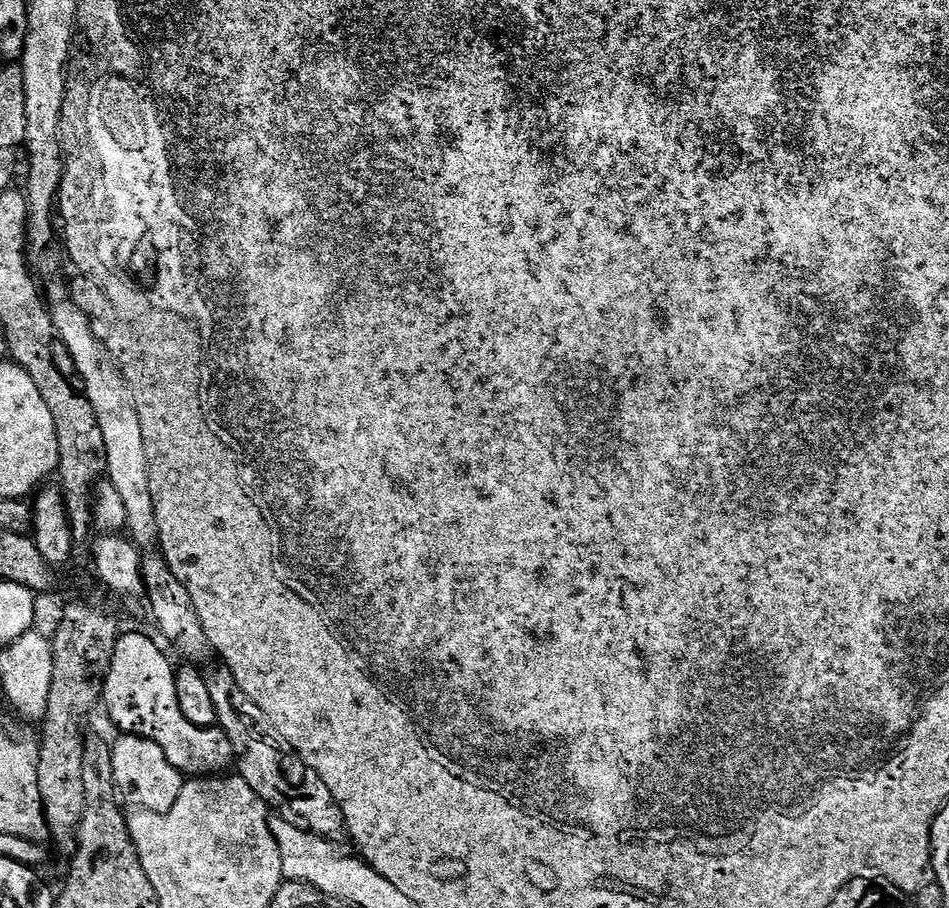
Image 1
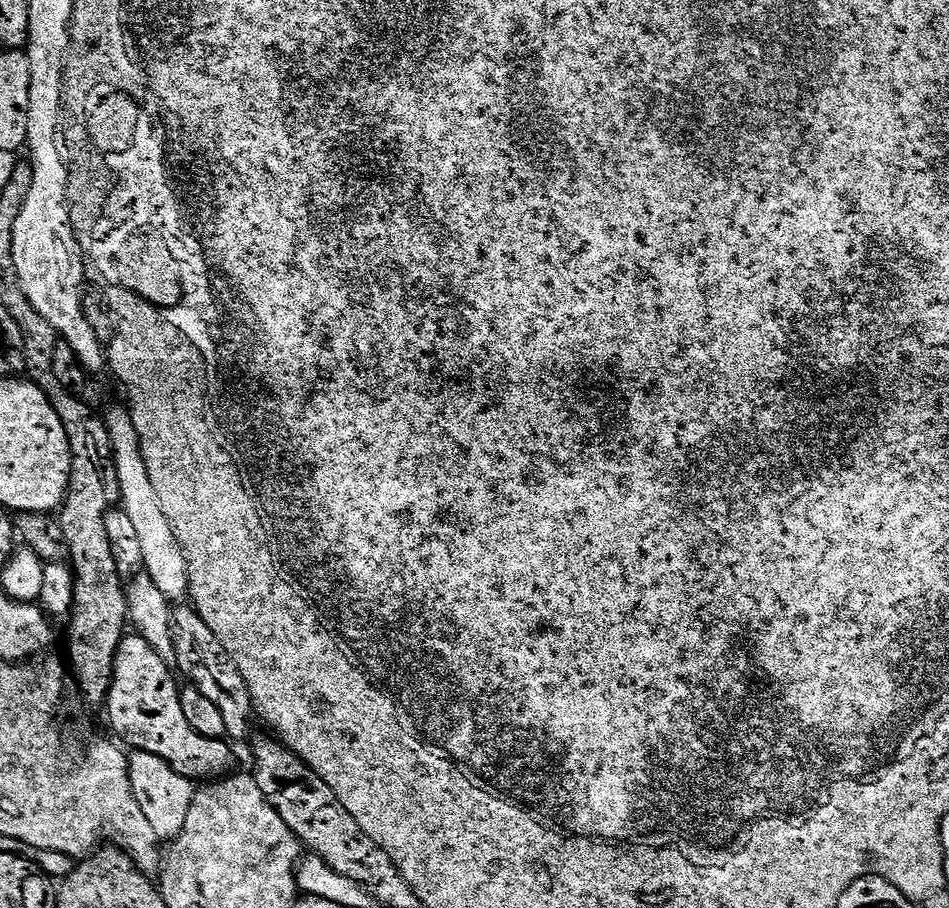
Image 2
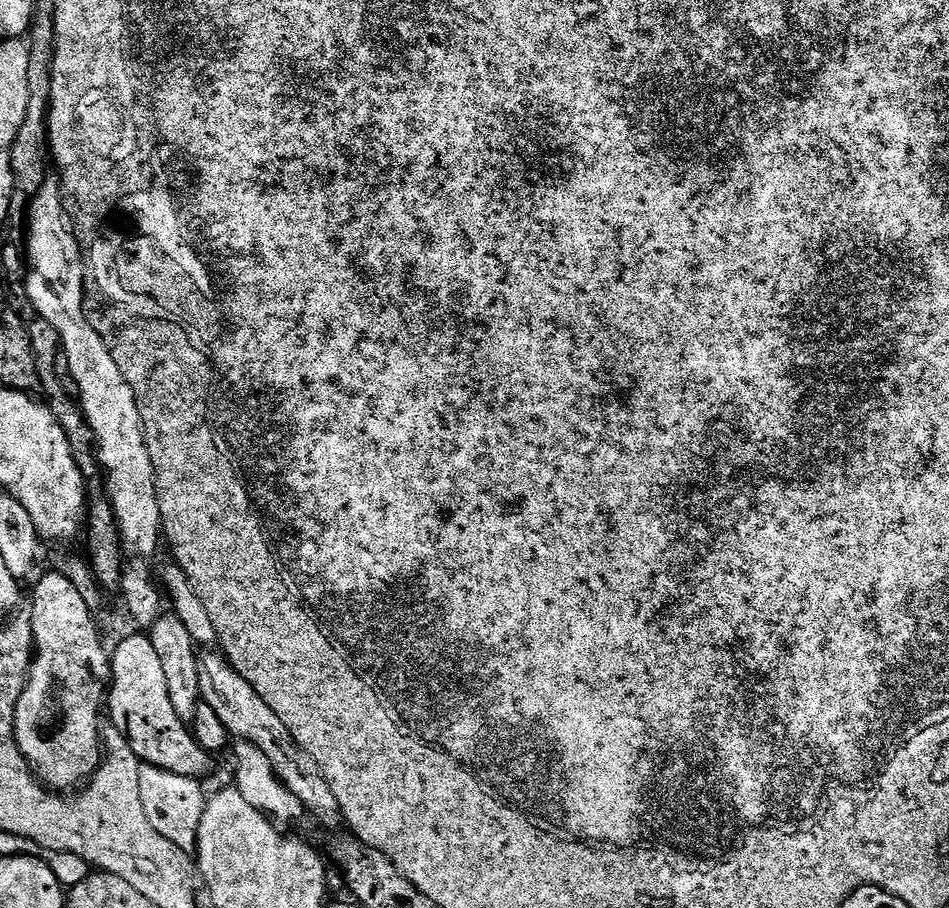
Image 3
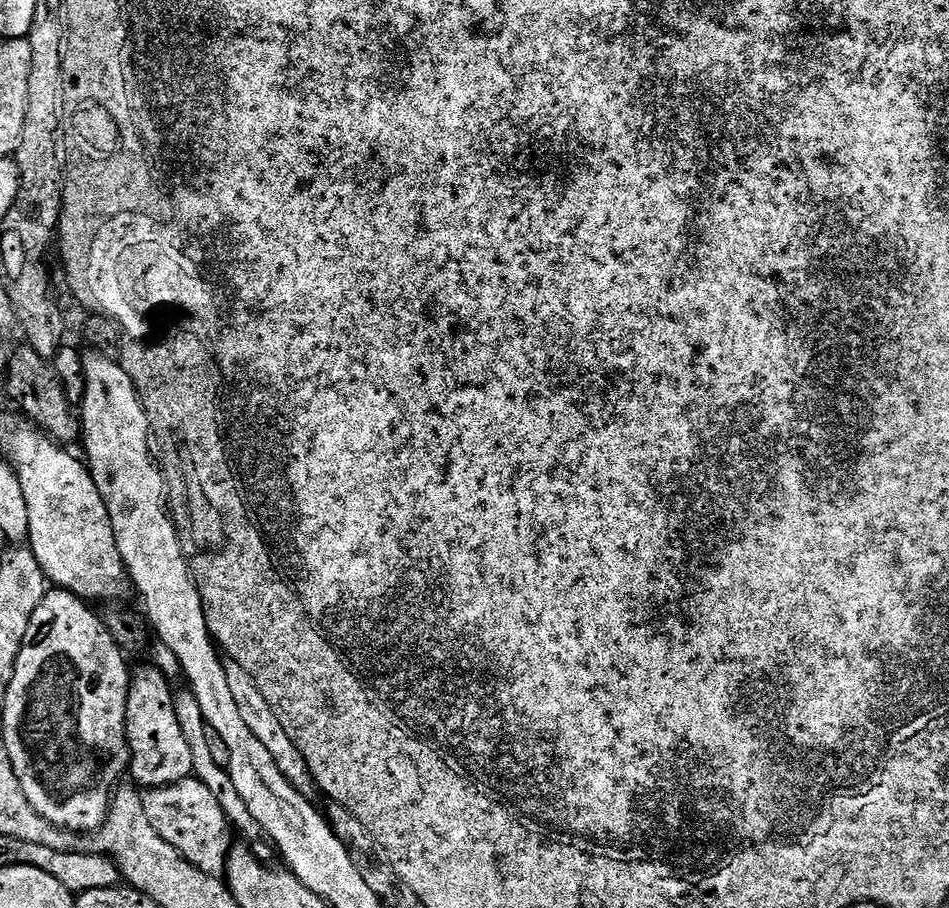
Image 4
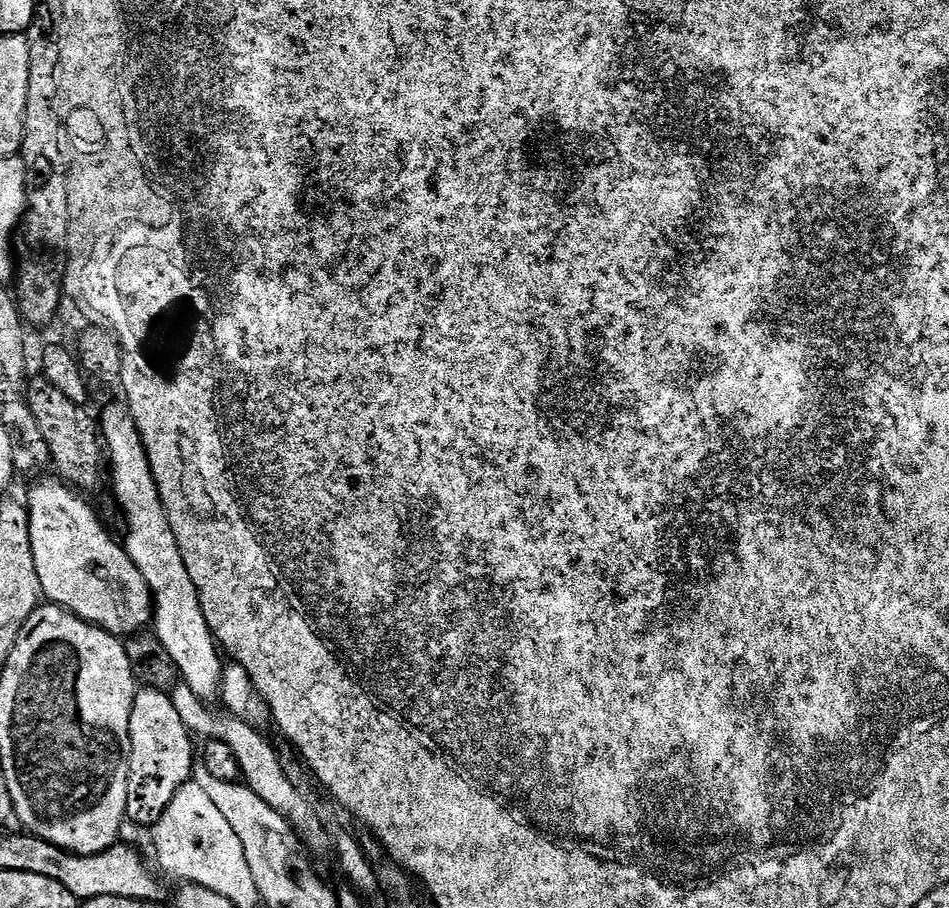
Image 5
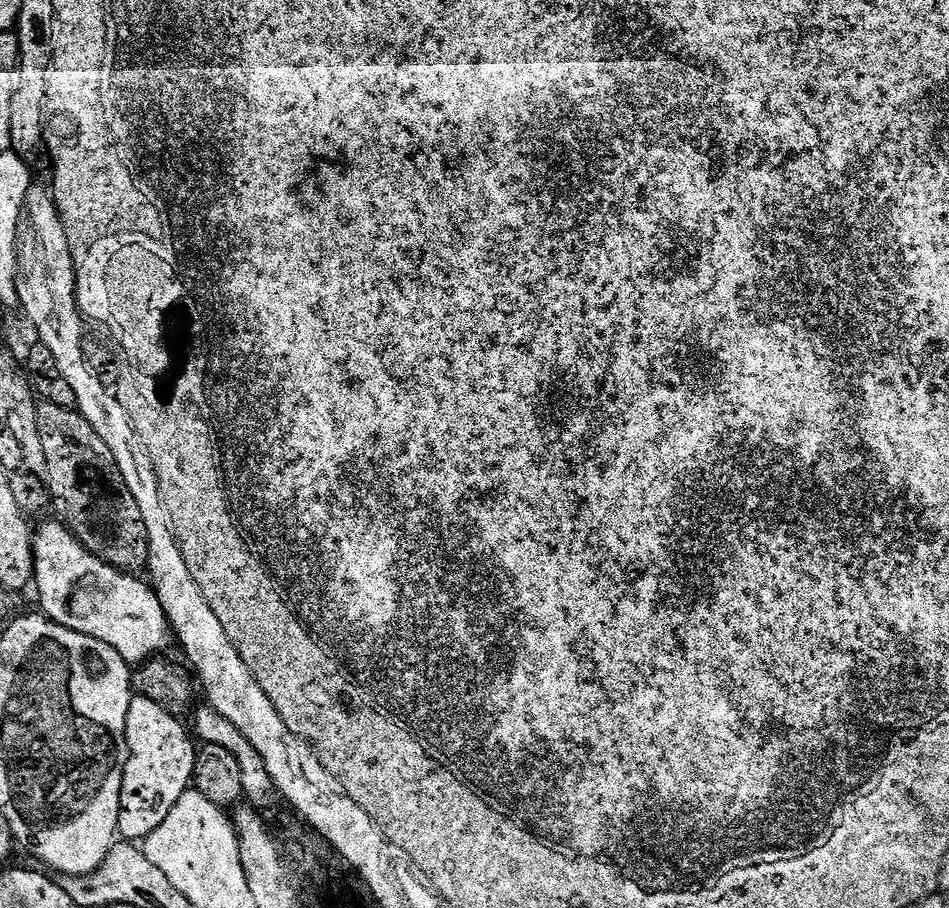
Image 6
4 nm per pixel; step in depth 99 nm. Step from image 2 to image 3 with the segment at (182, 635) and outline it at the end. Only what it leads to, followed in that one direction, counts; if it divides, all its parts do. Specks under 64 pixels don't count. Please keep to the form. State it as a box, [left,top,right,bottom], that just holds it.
[199,650,345,828]

